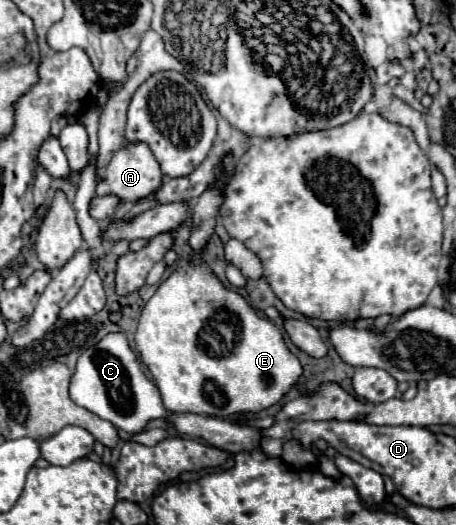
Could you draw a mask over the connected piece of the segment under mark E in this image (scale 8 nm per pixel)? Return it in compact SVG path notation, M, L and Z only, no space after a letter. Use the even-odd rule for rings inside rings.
M200 259L194 265L176 269L160 283L140 315L136 349L162 395L164 407L172 413L200 413L220 419L258 413L276 405L302 377L302 365L288 351L278 327L260 317L242 295L226 289Z

